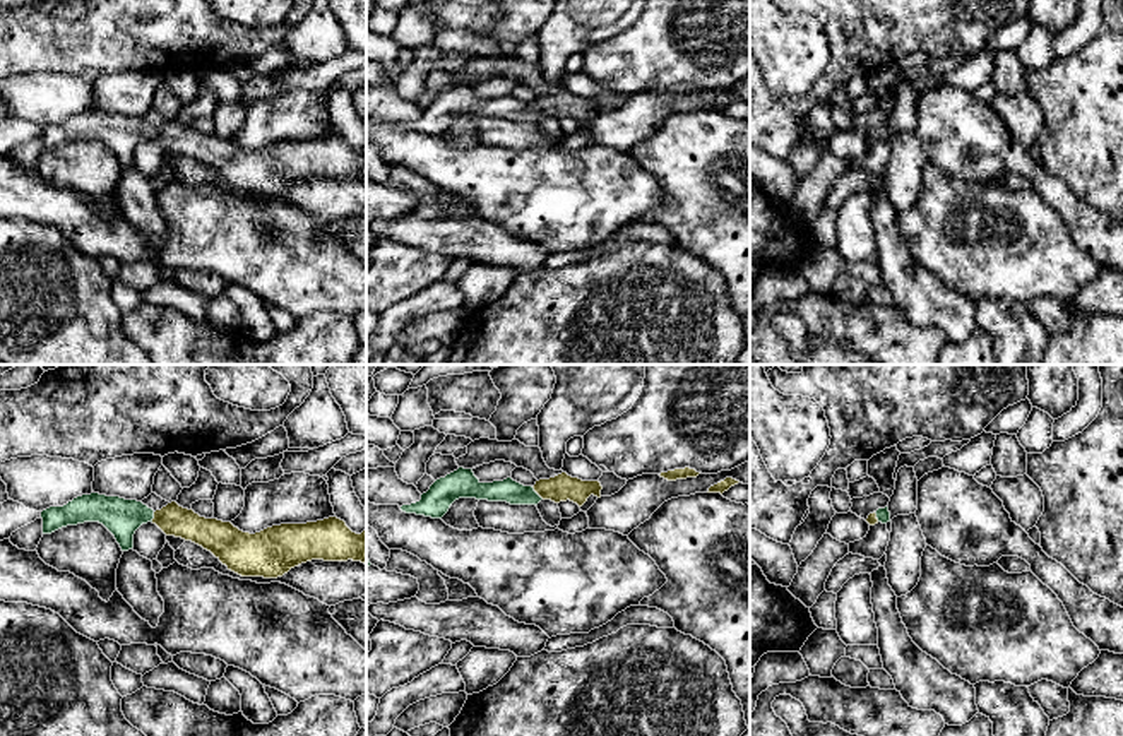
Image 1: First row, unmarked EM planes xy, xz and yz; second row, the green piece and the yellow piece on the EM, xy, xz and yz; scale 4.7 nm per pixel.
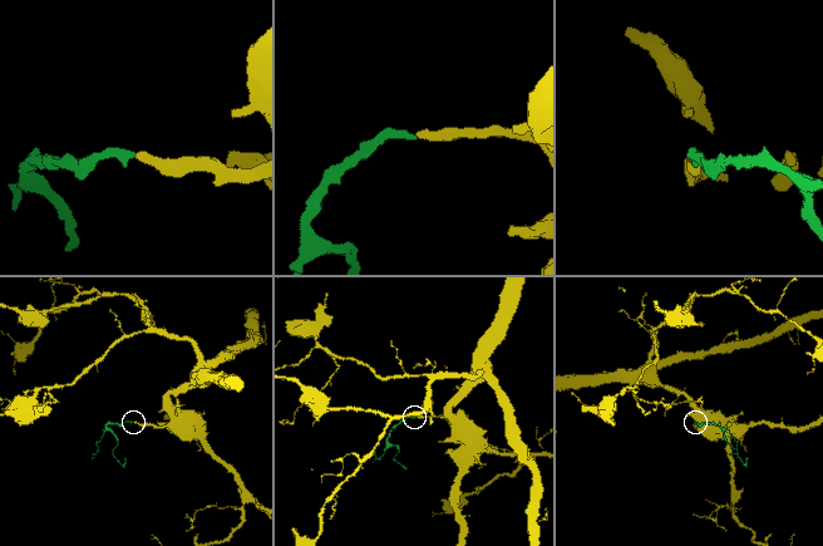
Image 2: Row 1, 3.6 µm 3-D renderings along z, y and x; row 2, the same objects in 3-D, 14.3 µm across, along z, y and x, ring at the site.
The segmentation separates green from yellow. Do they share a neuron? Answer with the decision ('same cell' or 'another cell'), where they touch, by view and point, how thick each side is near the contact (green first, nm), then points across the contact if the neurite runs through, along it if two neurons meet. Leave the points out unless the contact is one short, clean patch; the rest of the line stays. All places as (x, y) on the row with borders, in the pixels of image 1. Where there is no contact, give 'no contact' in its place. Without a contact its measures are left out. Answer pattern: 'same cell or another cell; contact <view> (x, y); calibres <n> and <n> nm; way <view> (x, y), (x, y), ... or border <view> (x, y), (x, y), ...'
same cell; contact xz (536, 493); calibres 110 and 130 nm; way xz (507, 490), (514, 493), (536, 493), (560, 488)

